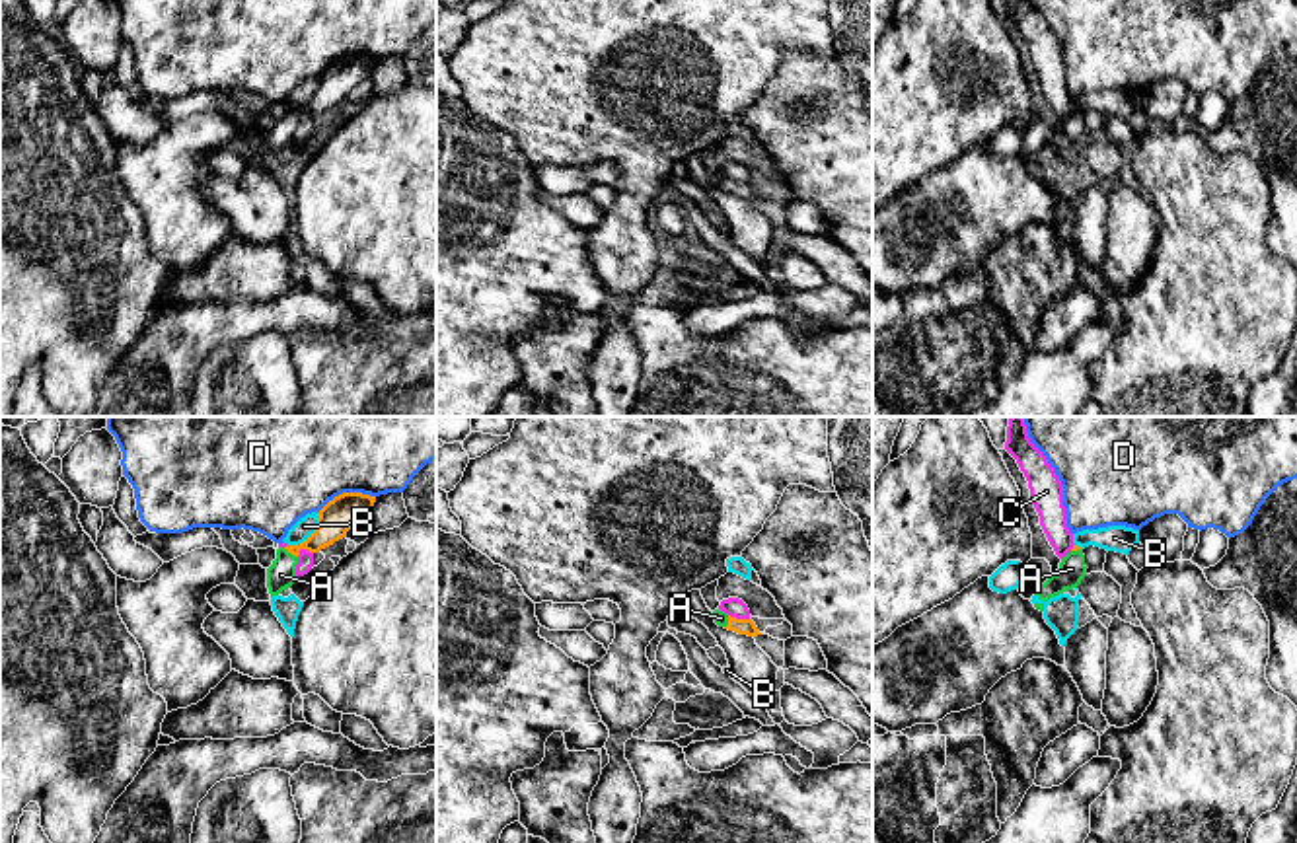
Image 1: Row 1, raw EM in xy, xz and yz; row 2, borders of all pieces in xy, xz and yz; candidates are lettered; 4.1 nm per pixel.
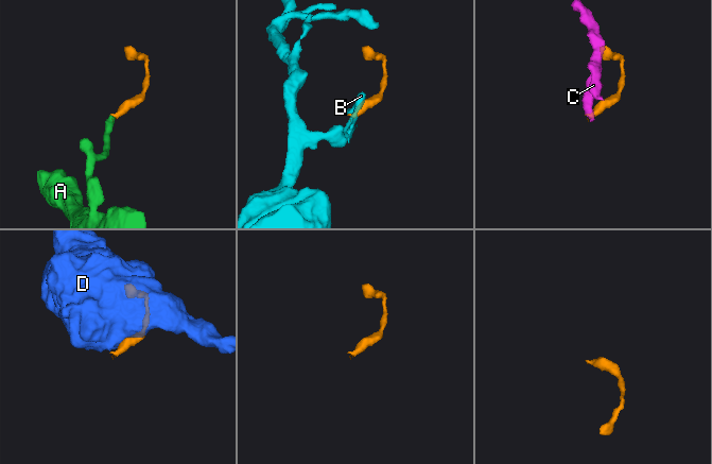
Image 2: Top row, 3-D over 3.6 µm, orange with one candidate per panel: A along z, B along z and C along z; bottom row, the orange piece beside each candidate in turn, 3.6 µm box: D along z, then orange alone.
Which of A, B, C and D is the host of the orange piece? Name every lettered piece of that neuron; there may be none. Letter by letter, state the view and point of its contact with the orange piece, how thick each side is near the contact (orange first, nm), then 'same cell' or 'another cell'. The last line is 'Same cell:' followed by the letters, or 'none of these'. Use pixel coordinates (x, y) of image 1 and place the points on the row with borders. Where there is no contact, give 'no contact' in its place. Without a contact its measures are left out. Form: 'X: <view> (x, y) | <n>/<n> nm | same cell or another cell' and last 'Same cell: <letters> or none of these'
A: xy (291, 551) | 140/120 nm | same cell
B: xy (312, 534) | 140/80 nm | another cell
C: xz (739, 620) | 70/80 nm | another cell
D: xy (345, 493) | 140/500 nm | another cell
Same cell: A

